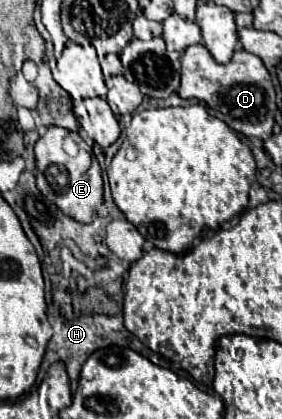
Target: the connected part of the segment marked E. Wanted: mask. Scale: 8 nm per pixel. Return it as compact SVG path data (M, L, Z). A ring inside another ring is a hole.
M49 126L43 136L35 144L35 156L37 156L37 188L53 202L59 206L63 214L69 214L77 222L91 222L103 204L103 178L101 178L101 168L93 156L91 146L75 132L69 132L59 126ZM71 138L79 152L77 154L67 154L63 150L63 142Z

